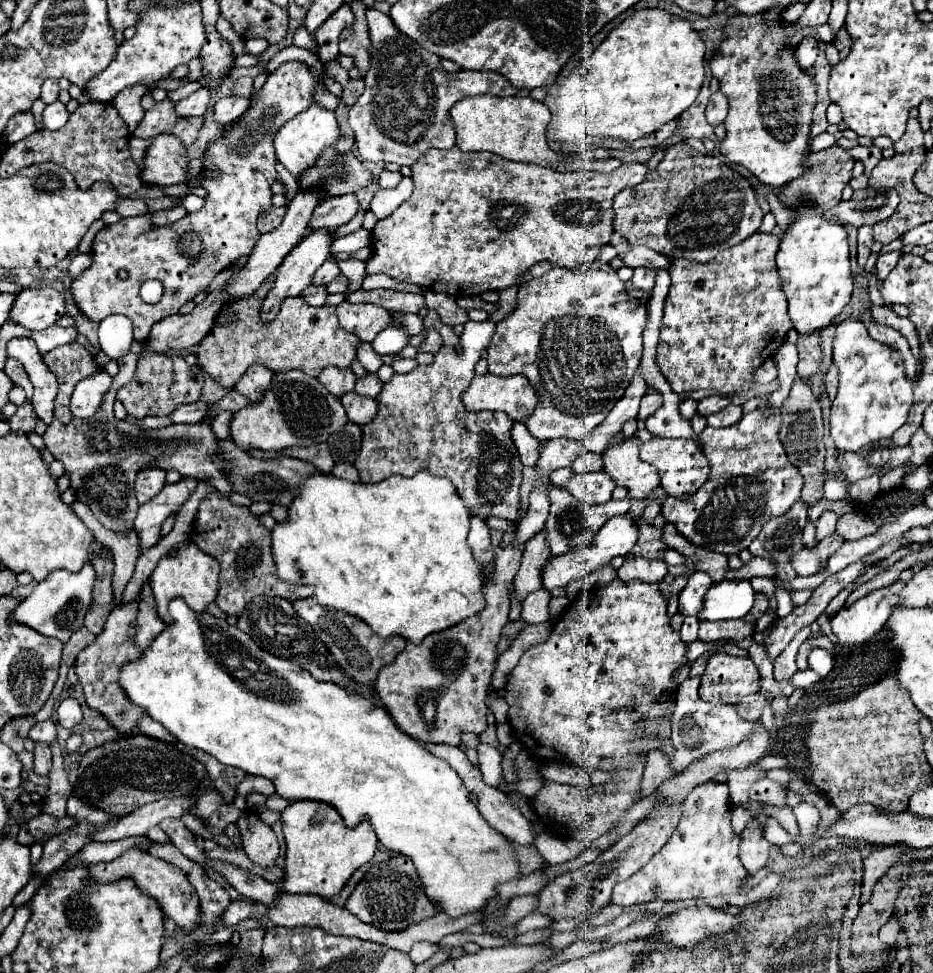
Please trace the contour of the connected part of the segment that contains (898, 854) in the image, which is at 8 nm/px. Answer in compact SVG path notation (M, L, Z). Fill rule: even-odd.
M894 844L894 846L880 846L876 850L870 852L870 856L864 858L864 876L862 876L862 898L860 902L864 904L870 894L874 884L878 882L878 878L884 876L884 872L896 864L902 856L904 856L906 844Z

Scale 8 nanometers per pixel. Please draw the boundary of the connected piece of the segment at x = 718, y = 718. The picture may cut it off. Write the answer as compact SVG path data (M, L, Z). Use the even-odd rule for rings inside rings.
M700 678L684 680L678 686L678 692L676 692L676 708L674 708L674 714L672 714L672 738L670 738L672 746L674 746L674 754L670 756L672 770L682 772L688 764L692 764L694 760L698 760L702 756L738 744L758 726L758 724L752 724L752 722L744 722L736 714L734 704L704 702L698 696L698 684L700 684Z

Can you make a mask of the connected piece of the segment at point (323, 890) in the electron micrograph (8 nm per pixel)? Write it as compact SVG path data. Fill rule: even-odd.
M290 802L282 812L280 822L288 848L284 868L286 880L282 882L282 890L290 894L318 894L326 900L332 898L342 890L356 868L372 860L378 848L378 838L370 822L364 820L354 828L346 828L338 810L328 806L326 802Z

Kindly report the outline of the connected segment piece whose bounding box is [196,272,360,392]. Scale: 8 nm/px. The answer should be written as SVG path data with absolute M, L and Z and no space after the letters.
M276 272L266 278L266 282L256 292L256 298L248 296L228 300L220 308L212 330L198 344L198 364L210 374L216 384L226 388L228 392L234 390L236 382L252 364L264 364L272 372L296 368L306 372L308 376L318 376L326 366L348 368L350 362L356 358L360 340L356 338L356 334L346 332L338 324L334 306L310 306L302 296L284 298L276 318L272 322L264 322L260 316L260 304L270 292L274 280Z

